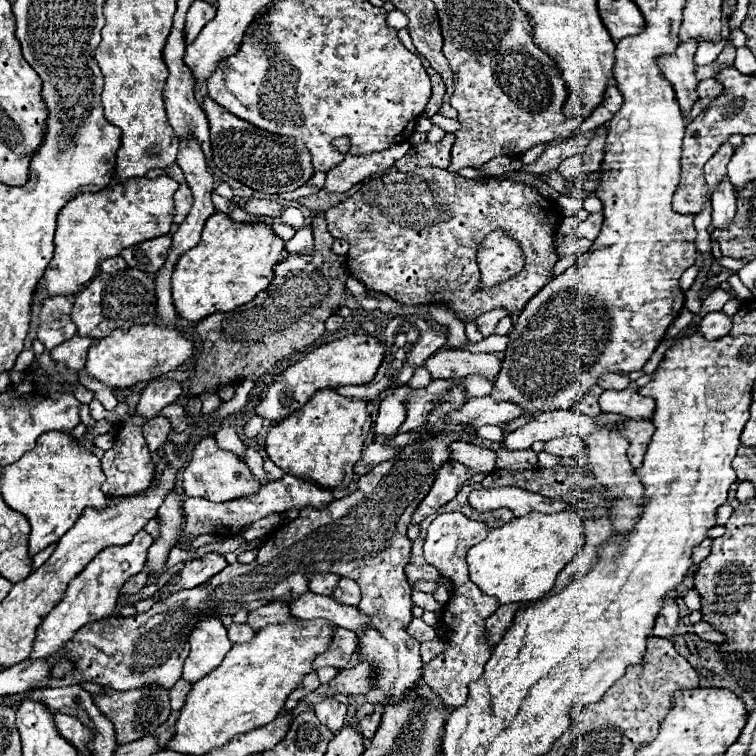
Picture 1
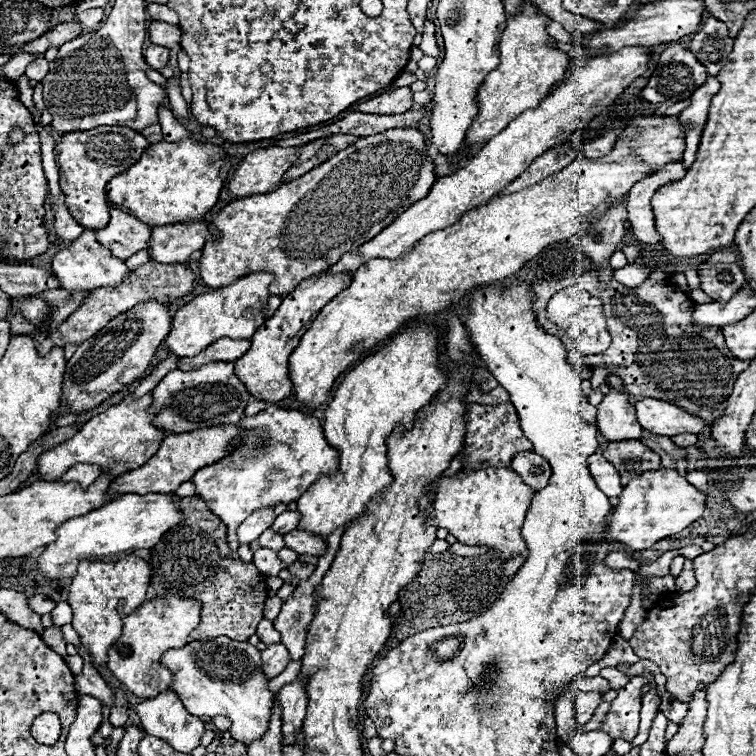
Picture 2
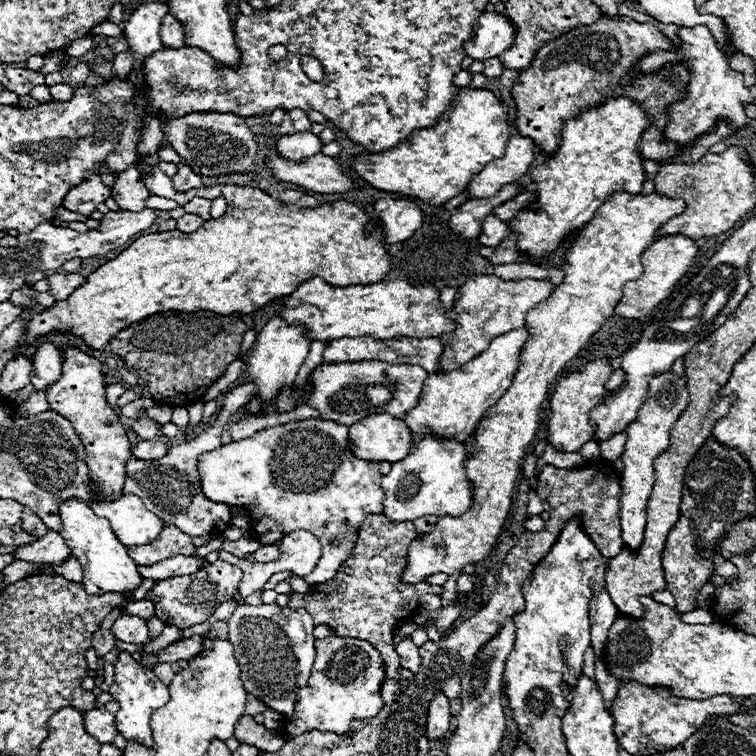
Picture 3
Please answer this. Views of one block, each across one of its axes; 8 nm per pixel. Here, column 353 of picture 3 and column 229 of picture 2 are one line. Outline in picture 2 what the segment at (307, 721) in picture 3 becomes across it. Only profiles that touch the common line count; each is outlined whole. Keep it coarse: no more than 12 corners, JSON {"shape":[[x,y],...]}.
{"shape":[[226,636],[162,656],[194,716],[266,734],[276,692],[260,650]]}

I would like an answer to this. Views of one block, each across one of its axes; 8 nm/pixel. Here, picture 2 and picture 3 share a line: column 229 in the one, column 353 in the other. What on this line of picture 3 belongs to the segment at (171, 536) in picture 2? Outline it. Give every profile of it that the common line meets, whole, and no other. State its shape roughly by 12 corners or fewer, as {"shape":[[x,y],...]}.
{"shape":[[368,514],[324,584],[288,594],[334,636],[368,640],[400,680],[392,634],[422,594],[402,584],[414,524]]}

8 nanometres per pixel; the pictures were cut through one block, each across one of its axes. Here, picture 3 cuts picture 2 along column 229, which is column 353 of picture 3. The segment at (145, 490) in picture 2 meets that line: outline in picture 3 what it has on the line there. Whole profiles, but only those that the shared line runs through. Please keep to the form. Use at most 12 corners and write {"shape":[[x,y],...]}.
{"shape":[[372,414],[350,426],[360,460],[400,462],[412,432],[400,418]]}

